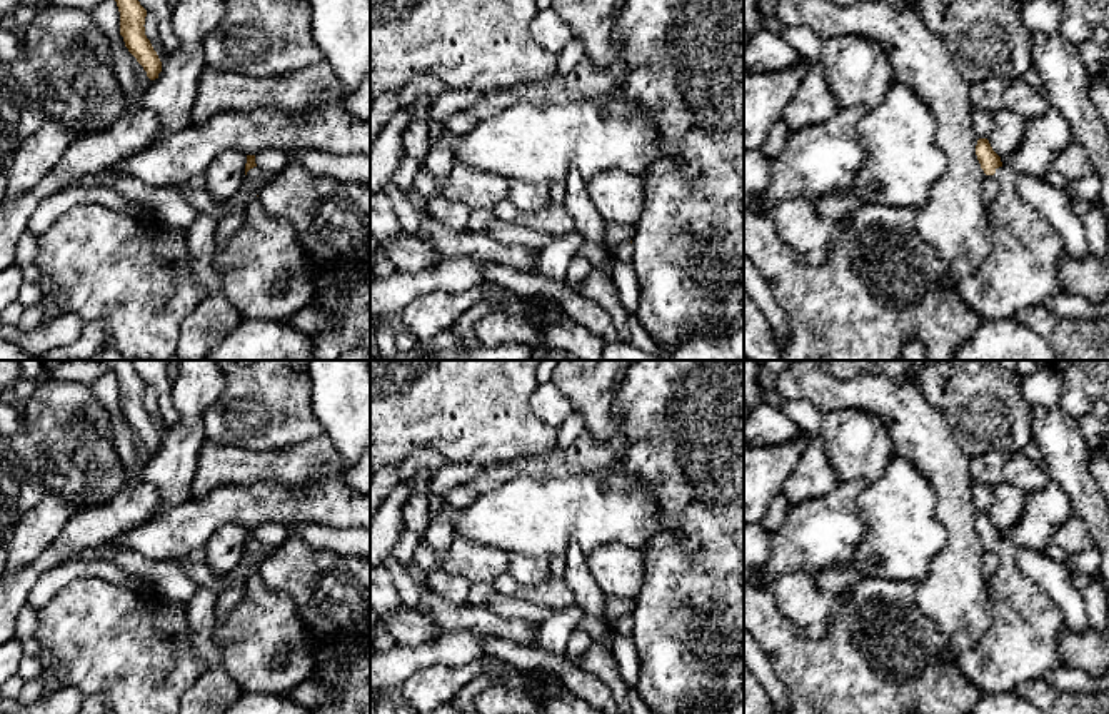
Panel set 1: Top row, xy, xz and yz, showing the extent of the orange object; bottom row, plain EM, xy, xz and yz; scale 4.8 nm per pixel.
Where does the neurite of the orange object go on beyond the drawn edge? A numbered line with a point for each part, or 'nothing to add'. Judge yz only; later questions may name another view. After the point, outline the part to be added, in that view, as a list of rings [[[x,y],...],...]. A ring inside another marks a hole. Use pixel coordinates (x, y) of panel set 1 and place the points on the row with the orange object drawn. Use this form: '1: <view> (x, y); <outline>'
1: yz (1019, 272); [[[996,168],[999,197],[986,205],[987,257],[956,287],[962,302],[984,320],[1016,319],[1022,310],[1062,292],[1057,262],[1064,240],[1054,225],[1016,190],[1016,173]]]

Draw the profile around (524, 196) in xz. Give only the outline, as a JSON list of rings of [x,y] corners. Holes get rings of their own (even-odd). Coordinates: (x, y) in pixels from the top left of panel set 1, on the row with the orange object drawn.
[[[509,180],[507,199],[520,210],[535,212],[550,204],[549,185],[532,185],[524,180]]]

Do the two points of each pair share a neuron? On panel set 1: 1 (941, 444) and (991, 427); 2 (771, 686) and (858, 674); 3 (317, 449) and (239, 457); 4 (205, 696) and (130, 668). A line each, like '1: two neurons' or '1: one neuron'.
1: two neurons
2: two neurons
3: one neuron
4: two neurons

